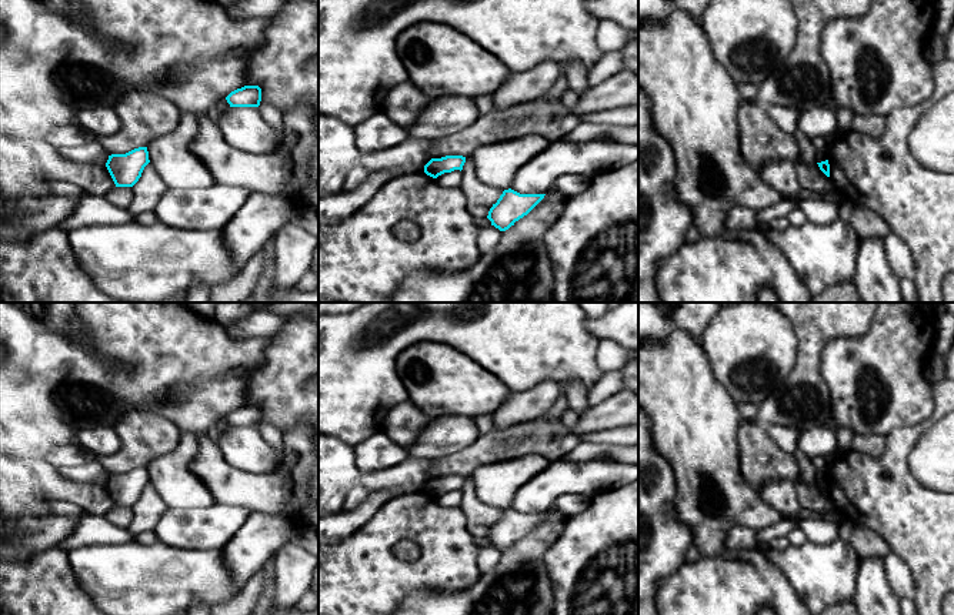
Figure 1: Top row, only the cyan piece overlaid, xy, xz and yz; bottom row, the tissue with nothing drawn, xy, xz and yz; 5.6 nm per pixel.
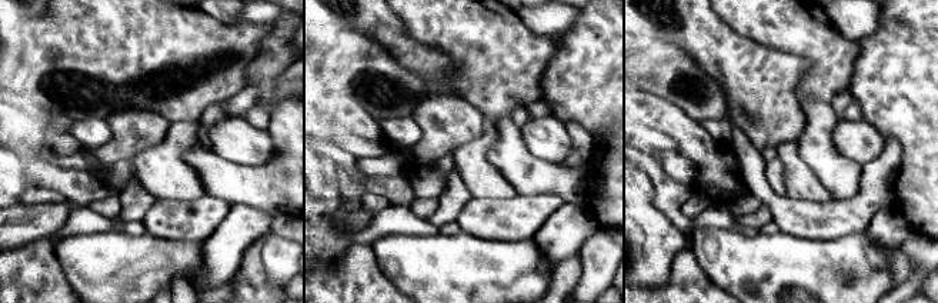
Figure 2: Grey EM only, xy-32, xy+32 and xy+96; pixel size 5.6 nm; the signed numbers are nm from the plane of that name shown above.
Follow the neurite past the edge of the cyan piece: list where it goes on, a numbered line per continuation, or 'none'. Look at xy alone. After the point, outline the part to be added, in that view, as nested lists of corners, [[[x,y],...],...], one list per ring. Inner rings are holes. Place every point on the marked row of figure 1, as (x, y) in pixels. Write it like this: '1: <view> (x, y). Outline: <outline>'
none

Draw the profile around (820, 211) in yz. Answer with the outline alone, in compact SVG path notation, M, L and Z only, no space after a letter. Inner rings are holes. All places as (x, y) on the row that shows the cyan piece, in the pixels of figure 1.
M821 198L800 200L798 207L807 217L807 221L814 224L830 224L838 218L841 203L827 201Z

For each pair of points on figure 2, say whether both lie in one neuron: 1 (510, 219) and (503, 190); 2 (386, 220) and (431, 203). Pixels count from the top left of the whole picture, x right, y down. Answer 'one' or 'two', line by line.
1: two
2: two

